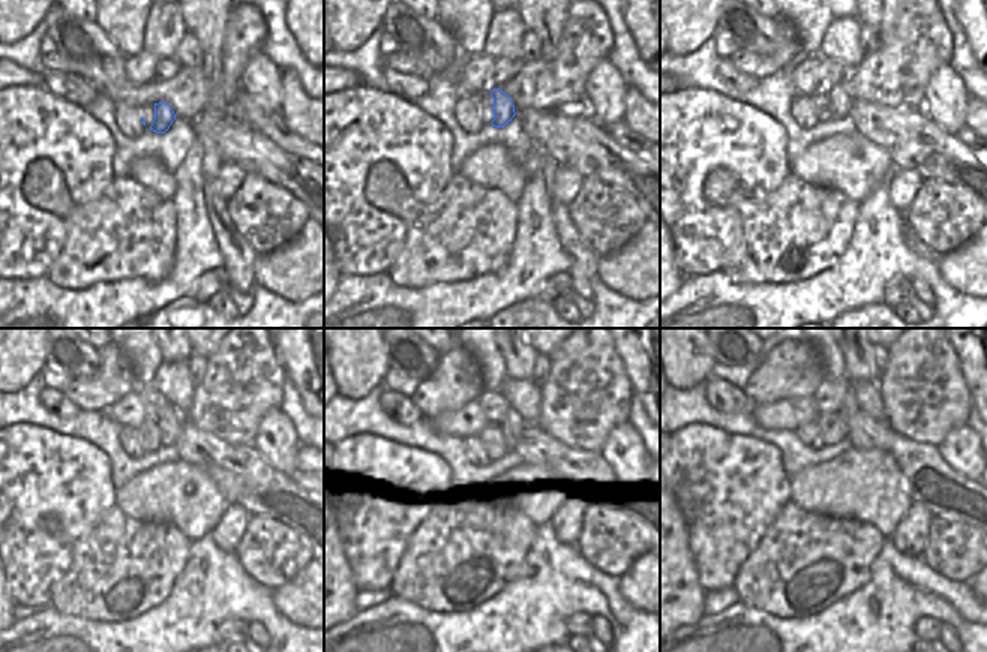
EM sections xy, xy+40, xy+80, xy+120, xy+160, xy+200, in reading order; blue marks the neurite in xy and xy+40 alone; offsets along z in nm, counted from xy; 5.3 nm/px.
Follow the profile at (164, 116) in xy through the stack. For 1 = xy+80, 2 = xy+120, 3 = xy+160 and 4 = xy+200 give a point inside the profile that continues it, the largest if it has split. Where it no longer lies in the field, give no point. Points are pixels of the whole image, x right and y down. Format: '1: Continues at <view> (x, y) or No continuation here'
1: Continues at xy+80 (839, 101)
2: Continues at xy+120 (170, 421)
3: Continues at xy+160 (506, 418)
4: Continues at xy+200 (849, 406).

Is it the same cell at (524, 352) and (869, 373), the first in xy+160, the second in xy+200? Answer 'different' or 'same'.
same

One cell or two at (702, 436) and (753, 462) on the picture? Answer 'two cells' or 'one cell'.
one cell

